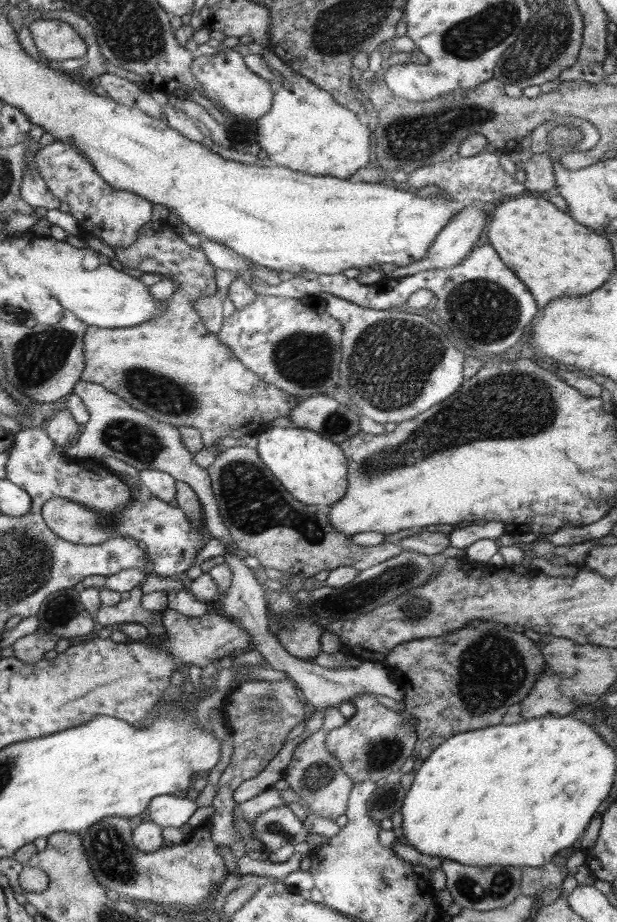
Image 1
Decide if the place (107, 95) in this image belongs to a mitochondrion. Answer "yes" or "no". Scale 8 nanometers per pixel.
no

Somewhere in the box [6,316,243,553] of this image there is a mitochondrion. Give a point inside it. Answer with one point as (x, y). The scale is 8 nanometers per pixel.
(38, 357)

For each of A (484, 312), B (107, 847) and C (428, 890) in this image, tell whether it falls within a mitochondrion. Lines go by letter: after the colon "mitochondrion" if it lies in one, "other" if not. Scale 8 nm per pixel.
A: mitochondrion
B: mitochondrion
C: other

